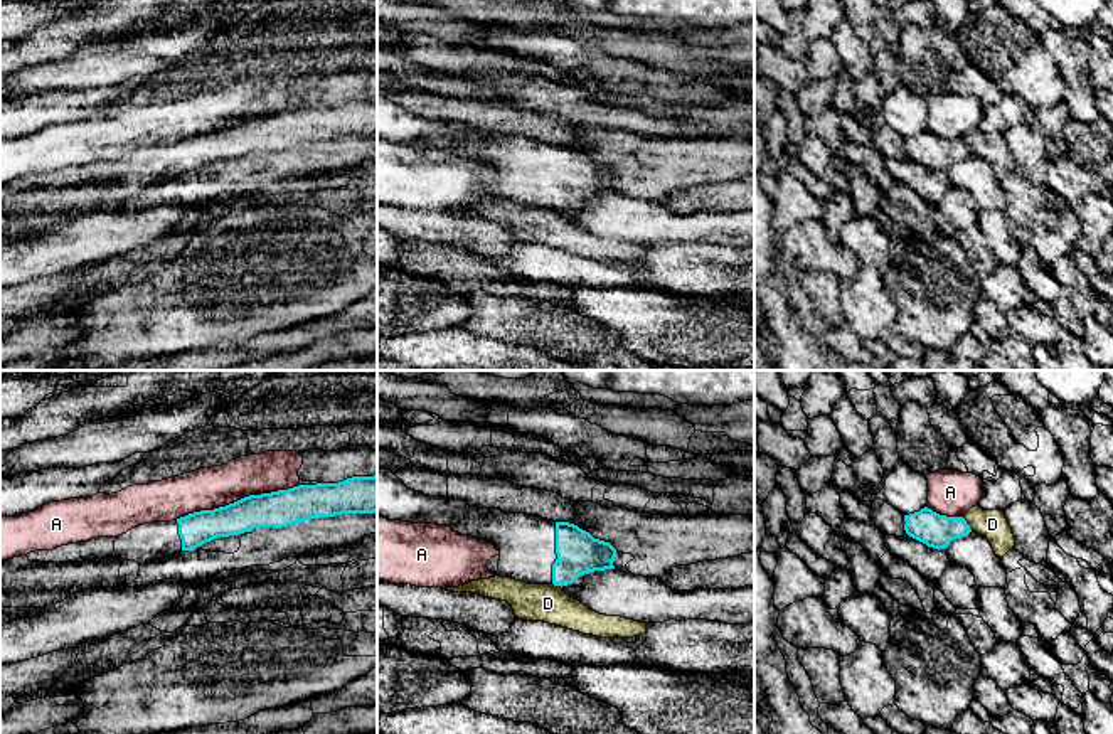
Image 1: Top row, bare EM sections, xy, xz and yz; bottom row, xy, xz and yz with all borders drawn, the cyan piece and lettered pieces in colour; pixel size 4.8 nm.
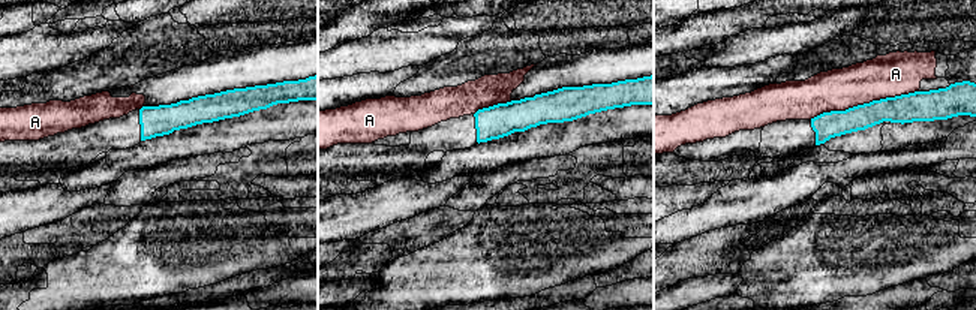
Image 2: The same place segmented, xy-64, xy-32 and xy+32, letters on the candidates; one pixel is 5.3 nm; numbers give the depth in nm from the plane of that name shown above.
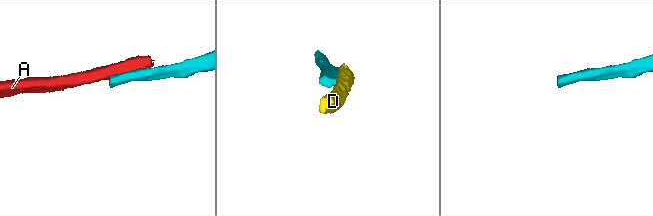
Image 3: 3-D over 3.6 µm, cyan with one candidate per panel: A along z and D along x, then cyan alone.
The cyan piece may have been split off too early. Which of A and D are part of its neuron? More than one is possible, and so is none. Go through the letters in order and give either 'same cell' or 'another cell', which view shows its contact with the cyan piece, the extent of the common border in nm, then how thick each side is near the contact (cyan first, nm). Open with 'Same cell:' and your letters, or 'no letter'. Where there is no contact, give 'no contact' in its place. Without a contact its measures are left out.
Same cell: no letter
A: another cell | xy | 600 nm | 180/200 nm
D: another cell | yz | 80 nm | 160/140 nm

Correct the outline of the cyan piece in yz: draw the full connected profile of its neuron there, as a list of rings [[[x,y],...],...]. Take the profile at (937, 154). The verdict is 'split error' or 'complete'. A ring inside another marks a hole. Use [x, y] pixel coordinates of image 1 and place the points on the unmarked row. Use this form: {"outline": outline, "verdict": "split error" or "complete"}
{"outline": [[[924,130],[904,138],[904,153],[909,160],[933,172],[946,172],[955,162],[967,160],[972,152],[963,140],[946,140]]], "verdict": "complete"}

